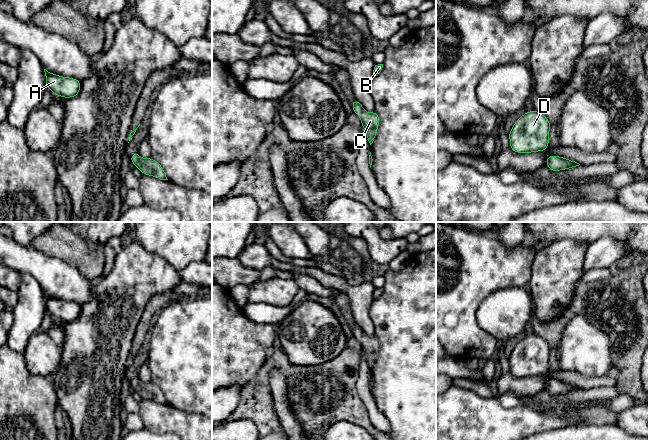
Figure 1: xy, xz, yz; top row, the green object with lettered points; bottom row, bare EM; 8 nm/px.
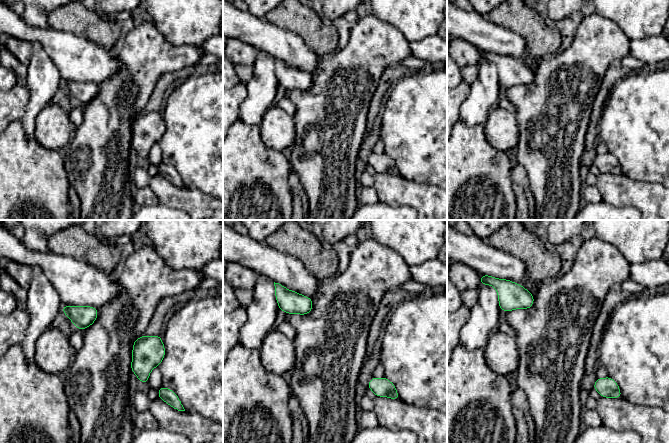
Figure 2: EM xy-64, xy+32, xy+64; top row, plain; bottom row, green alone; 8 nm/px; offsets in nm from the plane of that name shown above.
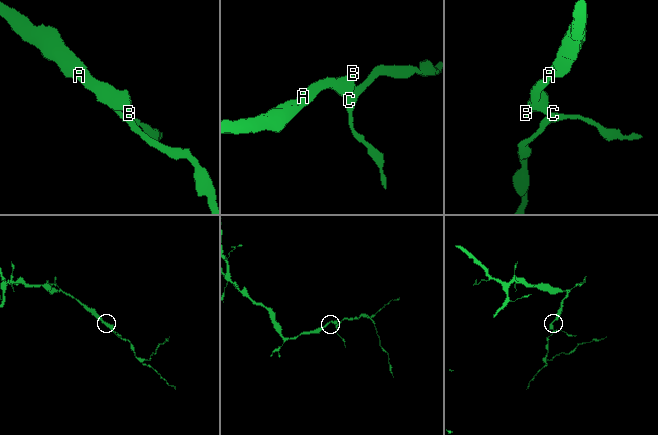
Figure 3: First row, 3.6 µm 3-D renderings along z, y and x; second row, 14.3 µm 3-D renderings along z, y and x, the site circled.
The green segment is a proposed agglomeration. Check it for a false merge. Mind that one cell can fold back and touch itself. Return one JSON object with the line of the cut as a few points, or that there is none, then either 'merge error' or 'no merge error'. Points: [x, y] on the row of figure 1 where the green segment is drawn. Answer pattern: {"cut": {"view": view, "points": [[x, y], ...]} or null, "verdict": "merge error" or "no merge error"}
{"cut": null, "verdict": "no merge error"}

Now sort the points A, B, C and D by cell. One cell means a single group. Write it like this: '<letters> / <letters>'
A B C D

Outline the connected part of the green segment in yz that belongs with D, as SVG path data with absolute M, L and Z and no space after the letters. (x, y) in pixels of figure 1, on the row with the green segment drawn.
M532 110L520 116L509 132L510 149L515 153L546 151L550 122L542 113Z

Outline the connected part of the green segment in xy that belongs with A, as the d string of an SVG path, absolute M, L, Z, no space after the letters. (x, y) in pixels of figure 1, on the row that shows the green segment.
M44 69L46 76L46 87L52 91L54 95L62 98L73 98L80 92L81 81L53 74Z

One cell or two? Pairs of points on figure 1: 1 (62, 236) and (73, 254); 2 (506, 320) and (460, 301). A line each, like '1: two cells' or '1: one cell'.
1: one cell
2: two cells

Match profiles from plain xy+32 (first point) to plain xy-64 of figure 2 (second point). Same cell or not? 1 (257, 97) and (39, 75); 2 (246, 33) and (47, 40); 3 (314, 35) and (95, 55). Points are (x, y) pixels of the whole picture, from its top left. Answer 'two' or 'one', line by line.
1: one
2: one
3: two

